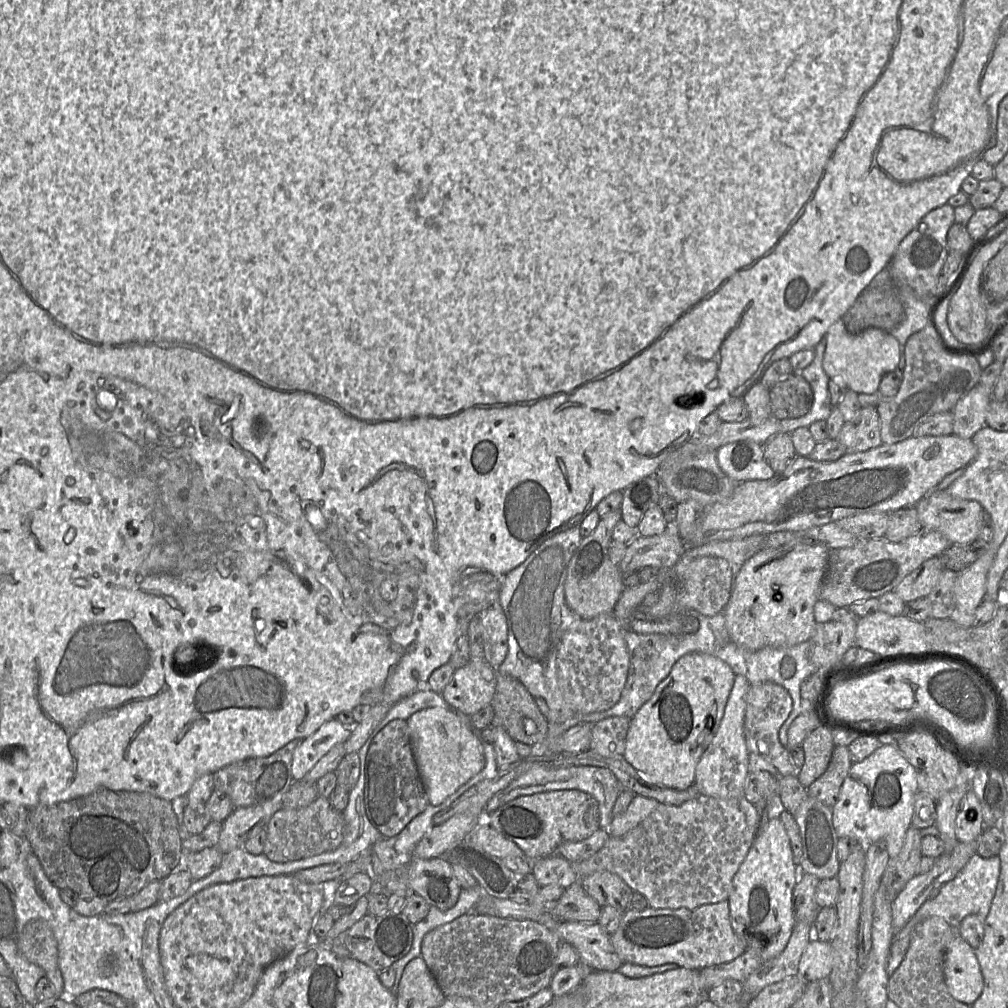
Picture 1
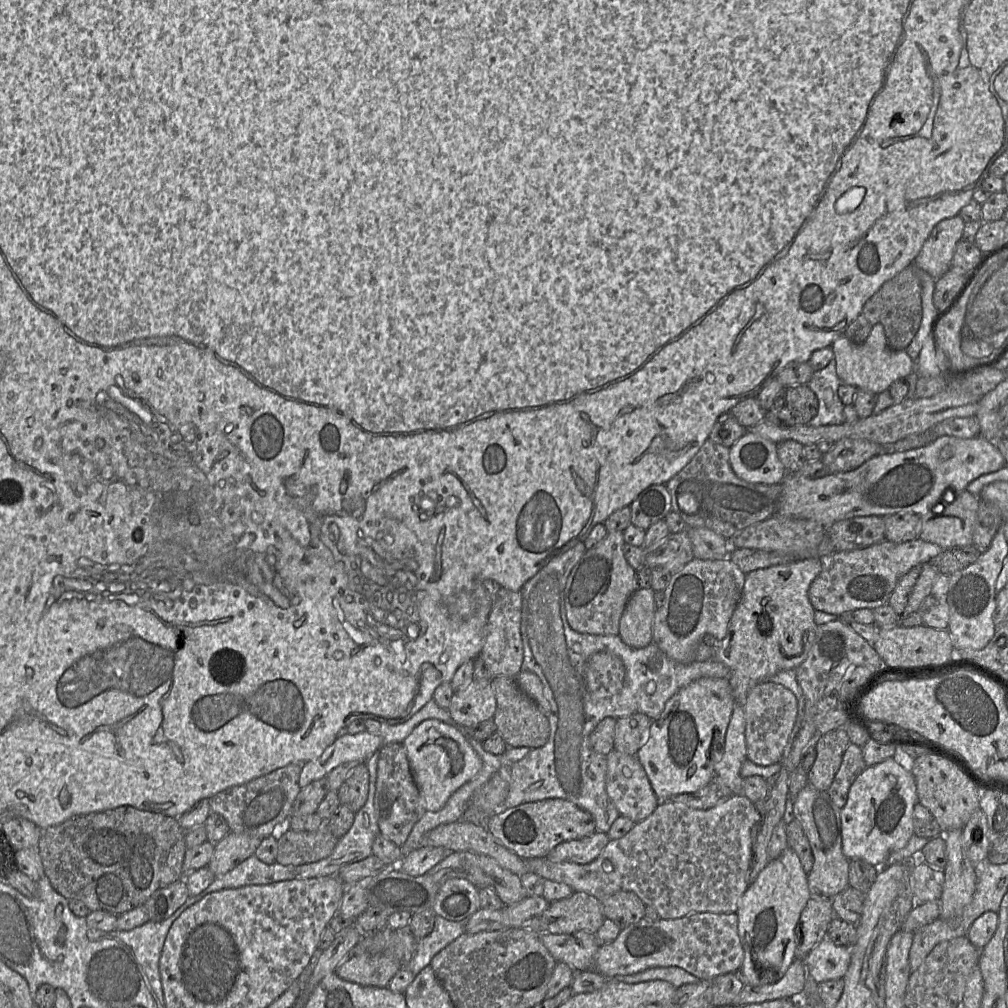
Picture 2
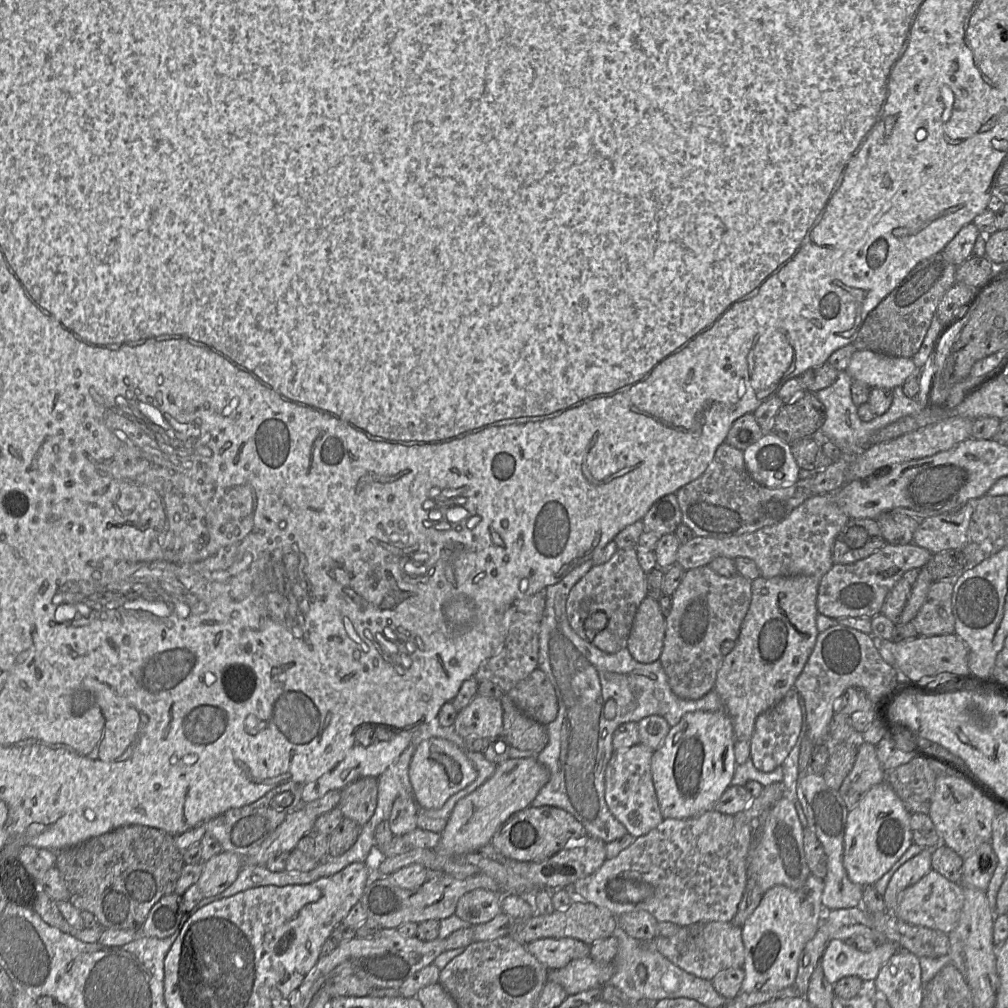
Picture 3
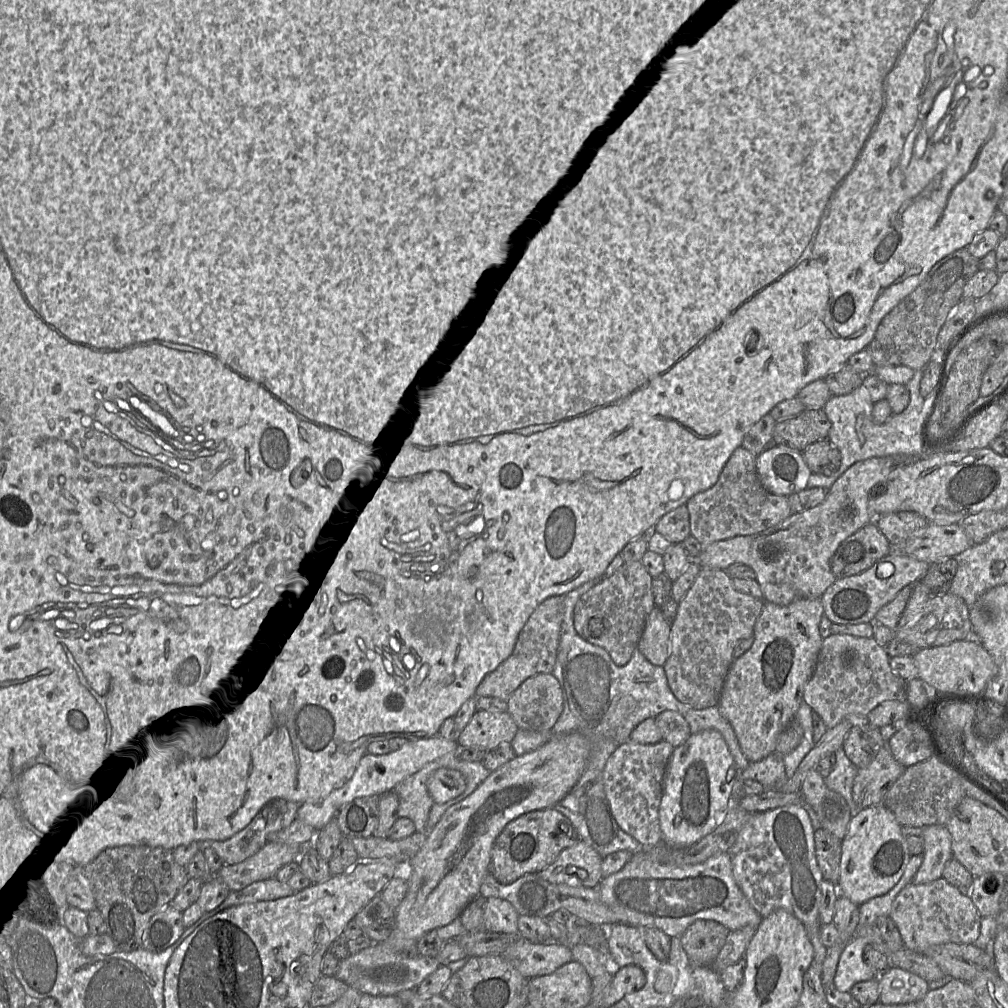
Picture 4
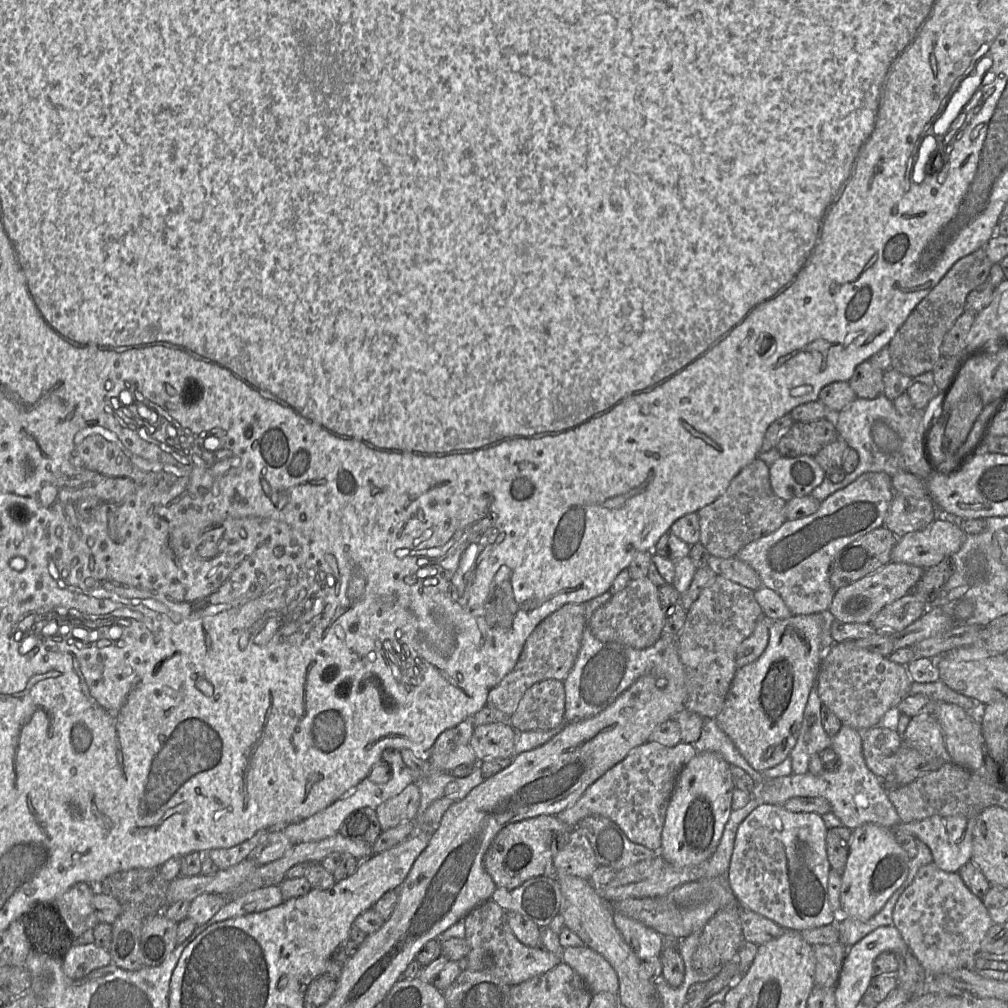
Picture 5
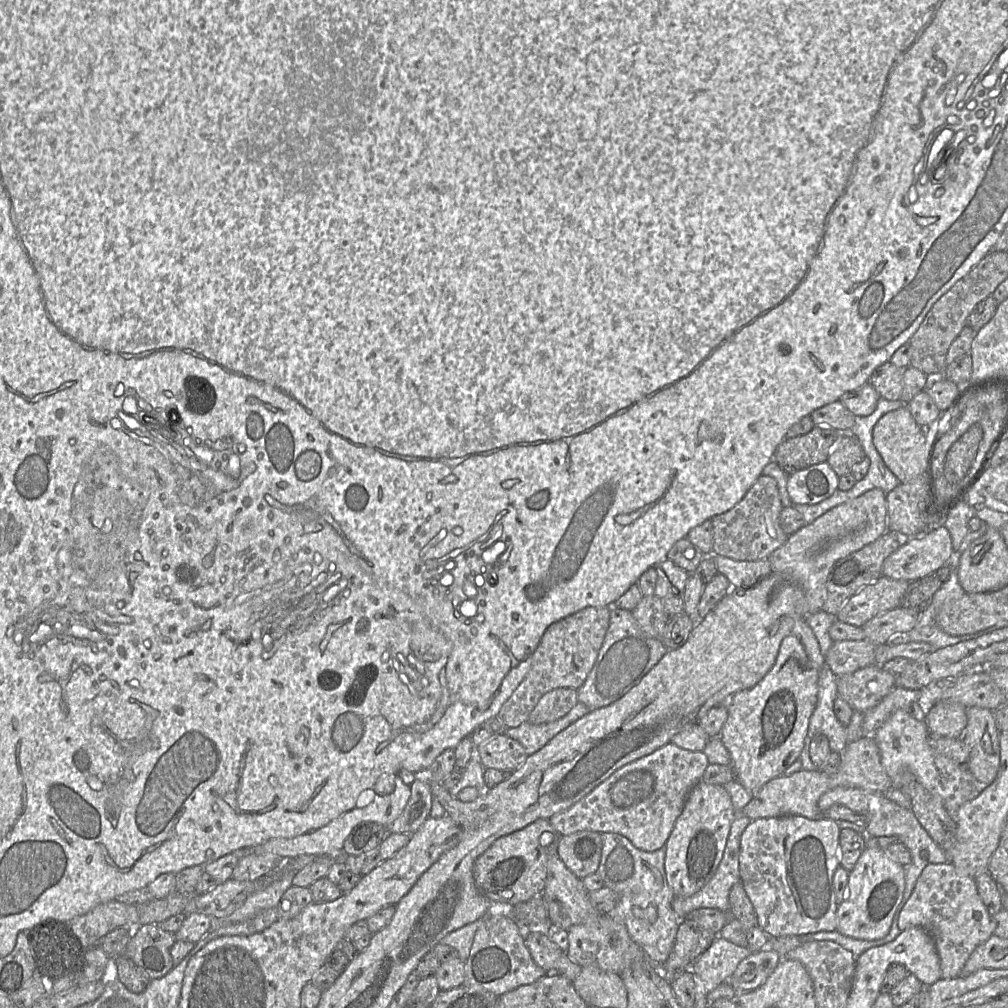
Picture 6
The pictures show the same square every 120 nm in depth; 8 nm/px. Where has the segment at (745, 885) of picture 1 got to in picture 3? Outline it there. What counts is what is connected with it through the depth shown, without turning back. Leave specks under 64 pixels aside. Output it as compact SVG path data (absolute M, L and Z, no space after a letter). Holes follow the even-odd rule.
M811 874L807 878L805 885L800 889L795 890L783 885L777 885L763 893L758 907L747 918L741 928L745 952L743 966L745 978L742 983L742 992L781 990L795 983L800 954L806 943L816 935L818 927L823 921L823 890L823 879Z

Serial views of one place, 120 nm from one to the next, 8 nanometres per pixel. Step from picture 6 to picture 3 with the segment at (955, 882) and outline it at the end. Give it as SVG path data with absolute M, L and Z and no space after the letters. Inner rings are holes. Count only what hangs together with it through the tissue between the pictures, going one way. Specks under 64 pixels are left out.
M931 869L917 883L905 889L899 895L895 916L907 924L922 926L948 934L958 924L963 903L964 894L961 885L948 880Z

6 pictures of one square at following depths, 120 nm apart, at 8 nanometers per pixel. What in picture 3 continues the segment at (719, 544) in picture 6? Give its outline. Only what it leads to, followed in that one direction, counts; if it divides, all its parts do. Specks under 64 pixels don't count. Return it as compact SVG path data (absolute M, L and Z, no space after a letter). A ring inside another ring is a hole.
M722 443L717 448L713 460L705 472L676 492L682 522L693 531L695 536L720 539L754 532L782 521L796 507L812 496L812 475L800 477L794 484L780 488L768 488L755 482L746 469L743 451L727 443Z

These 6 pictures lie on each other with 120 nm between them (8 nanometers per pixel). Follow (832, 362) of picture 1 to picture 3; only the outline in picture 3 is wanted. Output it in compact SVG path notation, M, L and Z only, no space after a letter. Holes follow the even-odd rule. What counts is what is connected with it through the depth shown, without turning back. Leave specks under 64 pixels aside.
M856 350L846 372L854 382L871 388L901 387L916 370L911 358L893 357L870 350Z

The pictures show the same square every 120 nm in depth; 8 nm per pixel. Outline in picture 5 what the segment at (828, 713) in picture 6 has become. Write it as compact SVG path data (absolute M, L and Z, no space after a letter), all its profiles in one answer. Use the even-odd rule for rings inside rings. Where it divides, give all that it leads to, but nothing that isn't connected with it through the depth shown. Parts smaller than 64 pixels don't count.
M815 684L804 710L797 742L788 757L792 763L792 774L808 773L812 755L821 753L832 745L832 737L826 733L822 724L821 708L822 702Z

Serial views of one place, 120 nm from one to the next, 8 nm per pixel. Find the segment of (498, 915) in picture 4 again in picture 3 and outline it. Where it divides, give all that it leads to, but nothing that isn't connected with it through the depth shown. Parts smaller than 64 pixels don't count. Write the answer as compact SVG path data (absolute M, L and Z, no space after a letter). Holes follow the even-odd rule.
M475 889L464 894L458 901L455 914L470 926L489 922L502 913L501 893Z

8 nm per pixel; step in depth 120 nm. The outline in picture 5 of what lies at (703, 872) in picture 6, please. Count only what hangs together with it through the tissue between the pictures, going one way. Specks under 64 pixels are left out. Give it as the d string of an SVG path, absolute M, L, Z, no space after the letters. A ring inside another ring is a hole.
M698 752L683 768L666 812L659 854L677 867L698 865L712 857L732 809L735 788L730 764L715 752Z

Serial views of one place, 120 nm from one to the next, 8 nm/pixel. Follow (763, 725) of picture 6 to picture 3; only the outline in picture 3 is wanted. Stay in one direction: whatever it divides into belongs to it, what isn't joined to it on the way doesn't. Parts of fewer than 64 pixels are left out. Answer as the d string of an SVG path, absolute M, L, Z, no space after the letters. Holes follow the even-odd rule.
M796 575L773 578L760 576L751 582L752 598L748 612L733 650L723 658L714 688L723 709L731 718L735 740L750 741L757 717L780 702L803 671L819 634L816 626L819 581L815 576Z

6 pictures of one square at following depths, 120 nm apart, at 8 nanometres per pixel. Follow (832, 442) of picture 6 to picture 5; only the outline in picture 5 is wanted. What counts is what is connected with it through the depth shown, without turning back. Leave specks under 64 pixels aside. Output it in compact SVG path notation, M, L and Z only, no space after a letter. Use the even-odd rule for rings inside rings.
M832 418L810 422L795 421L776 445L783 457L814 457L824 446L838 439Z

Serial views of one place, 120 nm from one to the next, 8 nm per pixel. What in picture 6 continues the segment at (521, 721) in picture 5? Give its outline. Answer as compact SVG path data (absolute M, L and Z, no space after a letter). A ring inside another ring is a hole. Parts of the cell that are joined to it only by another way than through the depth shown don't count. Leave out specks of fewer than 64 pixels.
M557 688L545 693L531 711L530 724L545 724L564 717L578 703L577 690Z

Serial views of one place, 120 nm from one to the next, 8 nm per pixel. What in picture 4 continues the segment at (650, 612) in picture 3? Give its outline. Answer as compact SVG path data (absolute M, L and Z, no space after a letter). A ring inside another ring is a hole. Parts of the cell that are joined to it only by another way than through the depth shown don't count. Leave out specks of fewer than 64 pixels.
M659 607L649 614L637 650L653 665L662 666L670 655L670 624Z

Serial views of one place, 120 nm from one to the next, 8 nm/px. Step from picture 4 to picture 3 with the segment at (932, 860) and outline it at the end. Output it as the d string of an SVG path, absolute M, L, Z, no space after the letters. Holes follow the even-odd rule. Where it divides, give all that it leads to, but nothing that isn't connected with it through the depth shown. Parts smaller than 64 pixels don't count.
M935 846L928 847L906 861L893 874L883 894L887 913L895 915L899 895L905 889L917 883L932 869L931 857L934 849Z

